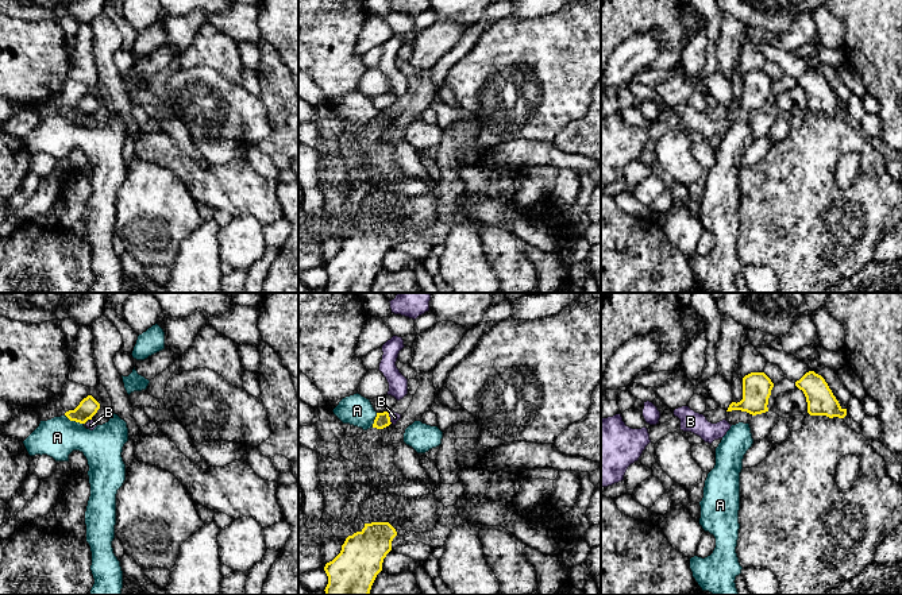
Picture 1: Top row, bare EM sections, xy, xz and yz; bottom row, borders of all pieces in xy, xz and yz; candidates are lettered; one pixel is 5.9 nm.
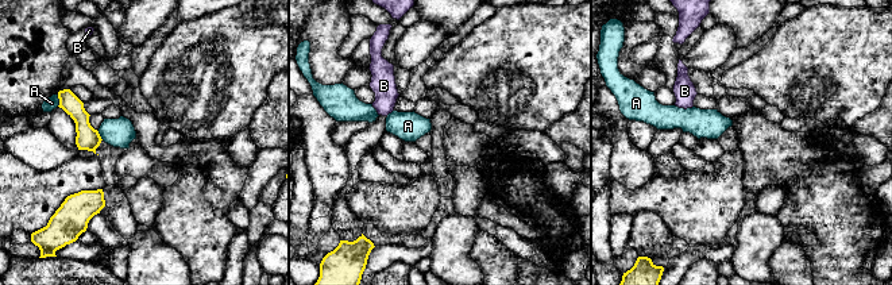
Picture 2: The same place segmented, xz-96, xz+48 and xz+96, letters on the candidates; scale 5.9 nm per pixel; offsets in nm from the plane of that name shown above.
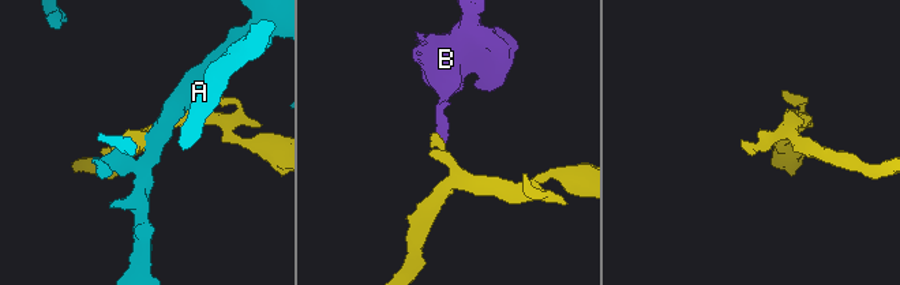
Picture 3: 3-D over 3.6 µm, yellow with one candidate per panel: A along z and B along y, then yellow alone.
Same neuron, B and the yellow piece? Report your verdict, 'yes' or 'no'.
no

